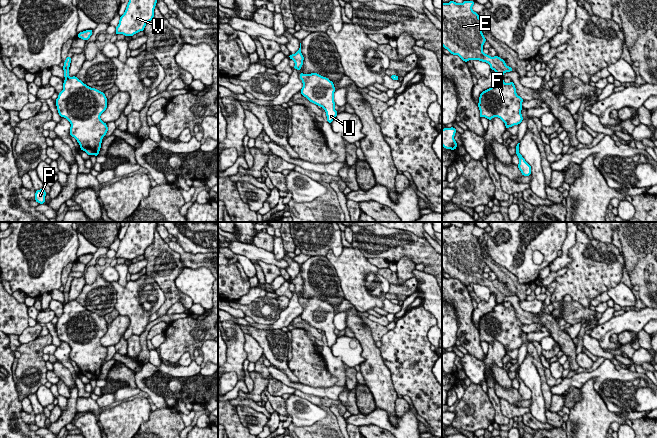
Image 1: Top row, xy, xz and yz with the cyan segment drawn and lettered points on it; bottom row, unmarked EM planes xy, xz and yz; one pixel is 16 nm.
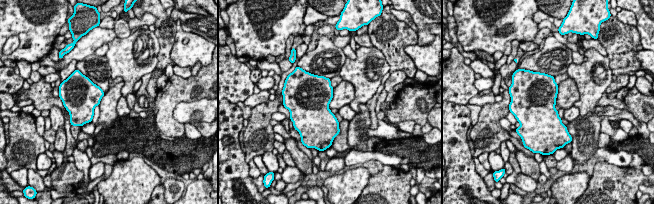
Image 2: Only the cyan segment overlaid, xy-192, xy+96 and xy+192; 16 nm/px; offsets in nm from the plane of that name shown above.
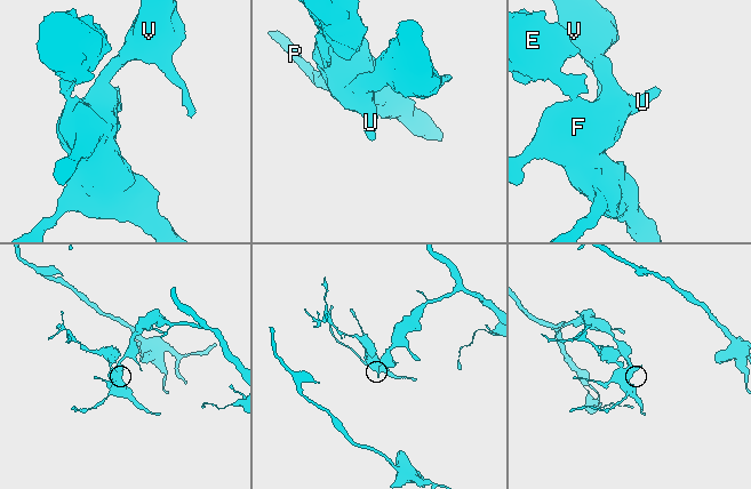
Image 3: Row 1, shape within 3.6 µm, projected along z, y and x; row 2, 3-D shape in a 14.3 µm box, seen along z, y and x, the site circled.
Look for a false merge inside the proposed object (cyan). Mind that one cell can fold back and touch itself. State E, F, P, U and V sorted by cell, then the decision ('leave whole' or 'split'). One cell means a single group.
E / F P U V; split

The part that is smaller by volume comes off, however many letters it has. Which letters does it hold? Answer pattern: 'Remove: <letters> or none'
Remove: E

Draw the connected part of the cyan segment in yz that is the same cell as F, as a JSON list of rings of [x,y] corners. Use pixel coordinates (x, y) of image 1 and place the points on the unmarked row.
[[[498,303],[491,312],[480,318],[478,327],[480,342],[485,341],[491,344],[494,341],[498,341],[505,347],[506,353],[514,349],[519,349],[523,344],[522,338],[520,337],[523,333],[523,325],[524,324],[516,318],[516,312],[512,305],[507,308],[503,303]]]

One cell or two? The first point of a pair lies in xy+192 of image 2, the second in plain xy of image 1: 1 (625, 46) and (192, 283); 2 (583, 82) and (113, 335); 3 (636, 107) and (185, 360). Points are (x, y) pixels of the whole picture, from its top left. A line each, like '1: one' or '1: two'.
1: two
2: two
3: two

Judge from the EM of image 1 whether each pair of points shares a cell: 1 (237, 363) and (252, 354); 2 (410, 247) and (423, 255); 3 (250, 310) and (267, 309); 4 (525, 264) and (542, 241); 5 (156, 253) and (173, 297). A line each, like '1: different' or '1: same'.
1: different
2: same
3: same
4: same
5: same

